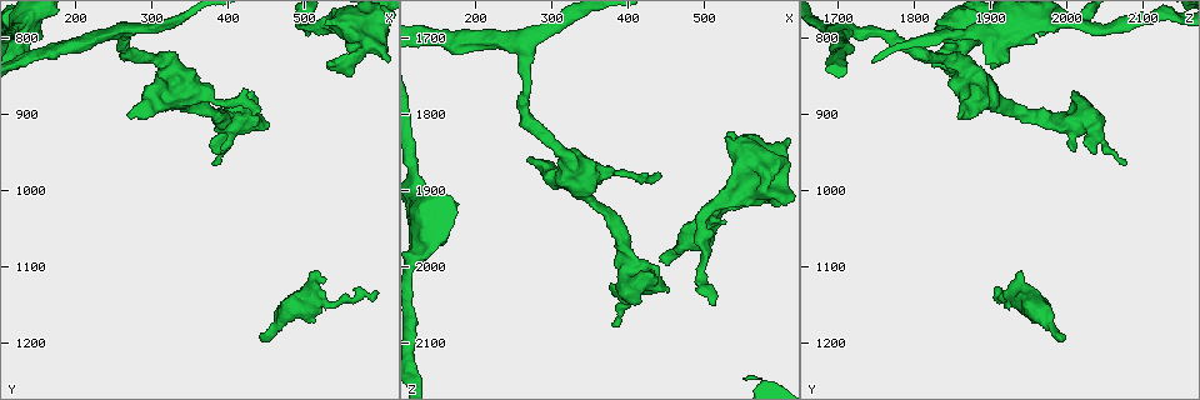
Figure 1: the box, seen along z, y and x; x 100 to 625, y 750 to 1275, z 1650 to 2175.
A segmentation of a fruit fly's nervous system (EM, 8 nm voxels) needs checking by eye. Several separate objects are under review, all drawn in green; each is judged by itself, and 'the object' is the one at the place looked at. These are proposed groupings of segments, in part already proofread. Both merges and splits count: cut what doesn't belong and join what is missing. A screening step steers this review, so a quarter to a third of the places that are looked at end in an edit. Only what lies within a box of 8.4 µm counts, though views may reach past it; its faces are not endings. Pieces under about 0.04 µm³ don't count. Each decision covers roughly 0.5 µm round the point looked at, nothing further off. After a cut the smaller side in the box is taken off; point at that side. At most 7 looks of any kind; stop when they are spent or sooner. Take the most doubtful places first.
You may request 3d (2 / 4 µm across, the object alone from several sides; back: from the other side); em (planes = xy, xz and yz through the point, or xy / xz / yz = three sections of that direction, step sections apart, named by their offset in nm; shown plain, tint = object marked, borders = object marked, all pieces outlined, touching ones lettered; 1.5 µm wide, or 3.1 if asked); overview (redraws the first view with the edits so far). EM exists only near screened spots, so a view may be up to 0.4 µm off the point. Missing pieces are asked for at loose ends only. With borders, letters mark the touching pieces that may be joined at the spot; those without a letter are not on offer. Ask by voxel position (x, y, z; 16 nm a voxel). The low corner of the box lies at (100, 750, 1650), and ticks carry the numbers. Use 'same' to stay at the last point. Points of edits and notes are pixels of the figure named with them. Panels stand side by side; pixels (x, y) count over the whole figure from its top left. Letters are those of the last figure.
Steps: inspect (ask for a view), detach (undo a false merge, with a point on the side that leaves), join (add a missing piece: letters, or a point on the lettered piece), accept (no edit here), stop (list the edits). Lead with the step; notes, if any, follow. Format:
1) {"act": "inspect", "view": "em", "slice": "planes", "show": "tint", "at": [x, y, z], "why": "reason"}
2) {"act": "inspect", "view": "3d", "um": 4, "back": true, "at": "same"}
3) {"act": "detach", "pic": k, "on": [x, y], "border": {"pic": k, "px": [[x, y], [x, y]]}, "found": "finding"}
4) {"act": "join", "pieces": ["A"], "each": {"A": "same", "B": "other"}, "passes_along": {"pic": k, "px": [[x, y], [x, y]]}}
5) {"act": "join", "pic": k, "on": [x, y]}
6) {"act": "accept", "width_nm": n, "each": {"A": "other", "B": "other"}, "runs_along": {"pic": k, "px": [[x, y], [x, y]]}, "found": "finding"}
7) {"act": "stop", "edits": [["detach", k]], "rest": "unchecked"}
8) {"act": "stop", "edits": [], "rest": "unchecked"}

{"act": "inspect", "view": "3d", "um": 2, "at": [385, 965, 2080], "why": "free end"}

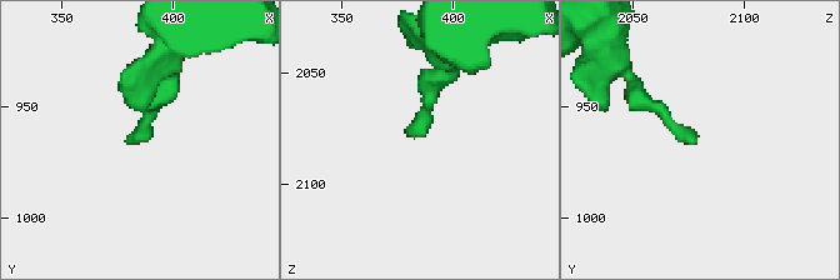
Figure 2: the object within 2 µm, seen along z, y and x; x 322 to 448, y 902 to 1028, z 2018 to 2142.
{"act": "inspect", "view": "em", "slice": "planes", "show": "borders", "at": [381, 967, 2078], "why": "shape alone is not enough"}

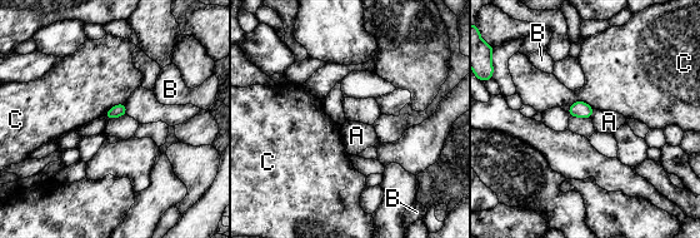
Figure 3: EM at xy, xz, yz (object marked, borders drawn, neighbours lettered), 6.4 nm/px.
{"act": "accept", "longest_contact_nm": ["C", 180], "each": {"A": "other", "B": "other", "C": "other"}, "found": "none of them fits"}

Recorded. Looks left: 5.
{"act": "inspect", "view": "3d", "um": 2, "at": [445, 1195, 1995], "why": "branch stops here"}

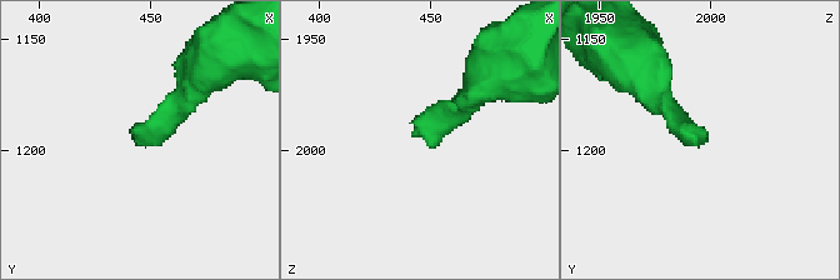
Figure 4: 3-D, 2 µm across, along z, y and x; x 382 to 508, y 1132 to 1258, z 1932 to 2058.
{"act": "inspect", "view": "em", "slice": "xy", "step": 4, "show": "borders", "at": [446, 1199, 1993]}

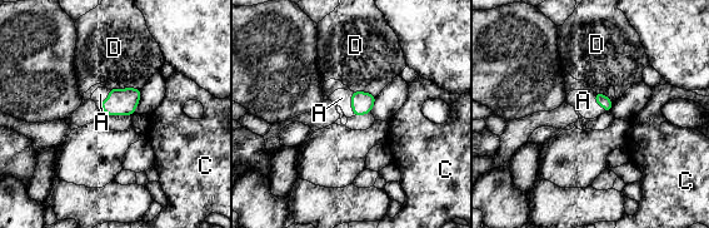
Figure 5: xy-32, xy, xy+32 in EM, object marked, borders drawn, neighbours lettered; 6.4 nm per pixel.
{"act": "inspect", "view": "em", "slice": "planes", "show": "borders", "at": "same", "why": "another direction"}

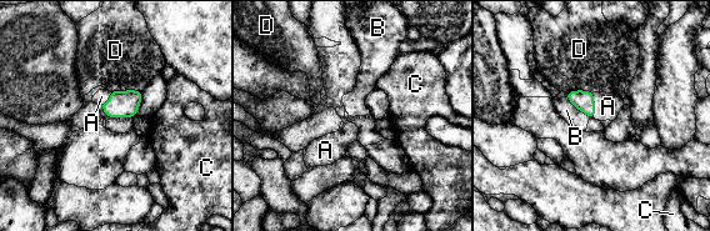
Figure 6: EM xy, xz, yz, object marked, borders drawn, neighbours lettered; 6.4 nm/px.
{"act": "join", "pieces": ["A"], "longest_contact_nm": ["D", 200], "each": {"A": "same", "B": "other", "C": "other", "D": "other"}, "found": "it goes on there"}

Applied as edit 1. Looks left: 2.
{"act": "stop", "edits": [["join", 6]], "rest": "unchecked"}

